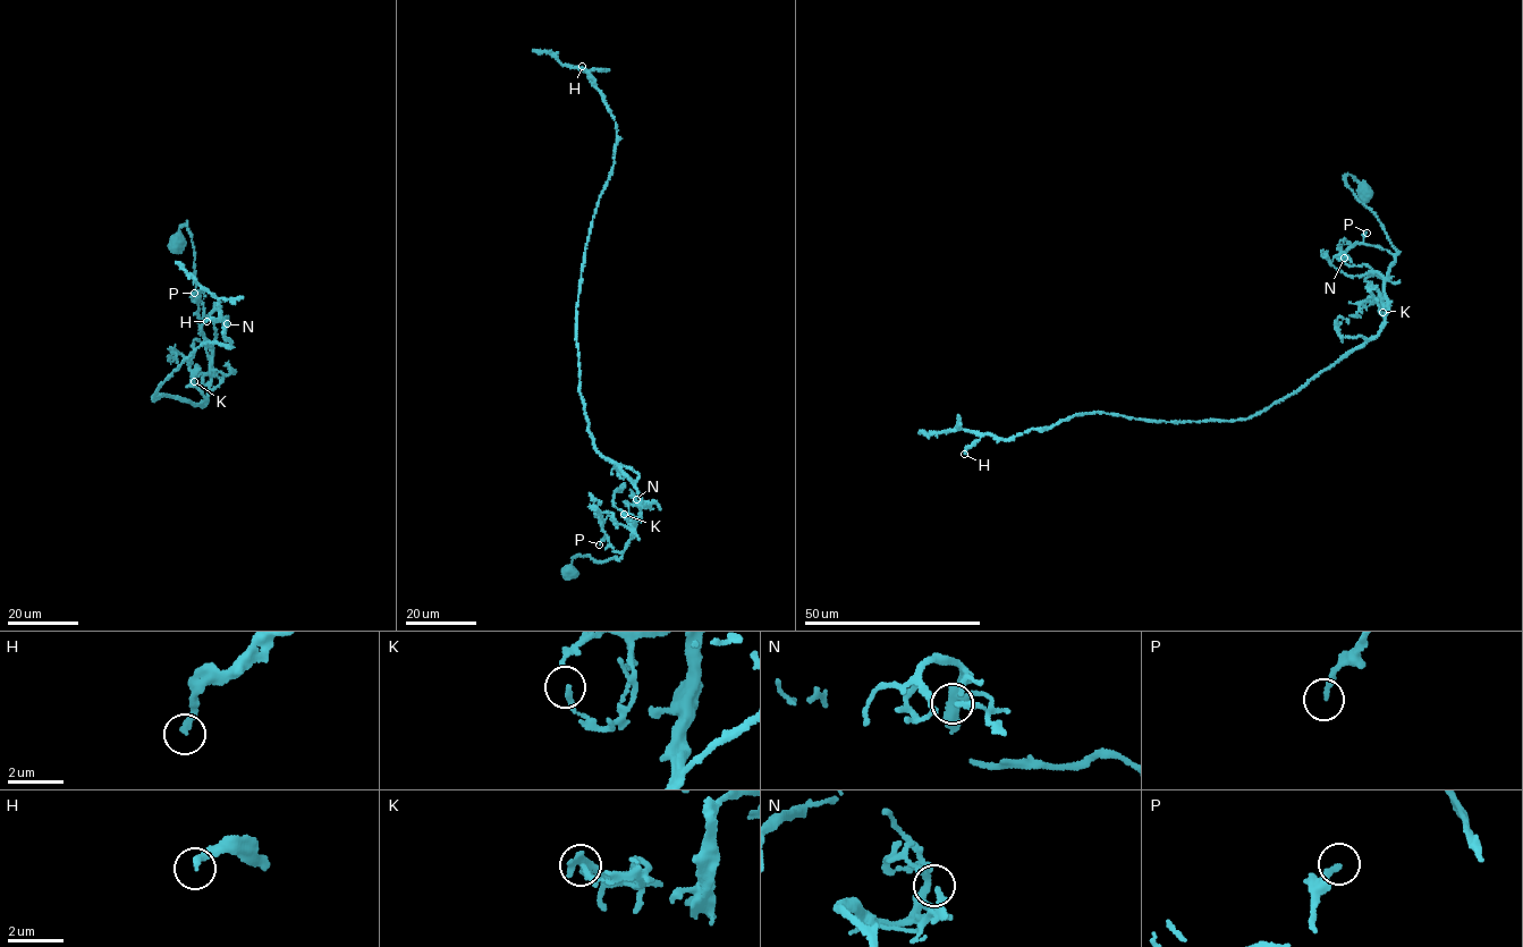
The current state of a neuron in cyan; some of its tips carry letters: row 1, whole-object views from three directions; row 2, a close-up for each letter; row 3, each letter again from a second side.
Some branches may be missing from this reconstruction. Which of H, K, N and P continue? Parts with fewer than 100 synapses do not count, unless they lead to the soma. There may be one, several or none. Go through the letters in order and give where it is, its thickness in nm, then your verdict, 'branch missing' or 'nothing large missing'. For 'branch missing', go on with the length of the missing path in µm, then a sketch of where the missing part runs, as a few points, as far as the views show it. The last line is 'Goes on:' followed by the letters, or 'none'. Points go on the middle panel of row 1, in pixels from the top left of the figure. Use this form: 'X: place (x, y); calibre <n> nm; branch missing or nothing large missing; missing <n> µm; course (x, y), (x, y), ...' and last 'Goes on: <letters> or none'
H: place (582, 66); calibre 220 nm; nothing large missing
K: place (624, 514); calibre 200 nm; nothing large missing
N: place (636, 499); calibre 190 nm; nothing large missing
P: place (599, 544); calibre 220 nm; nothing large missing
Goes on: none

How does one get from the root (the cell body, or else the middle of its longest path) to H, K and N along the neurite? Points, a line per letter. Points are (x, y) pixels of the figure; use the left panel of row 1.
H: (176, 243), (187, 223), (210, 391), (203, 405), (153, 399), (197, 346), (231, 343), (221, 319), (206, 321)
K: (176, 243), (187, 223), (203, 309), (200, 330), (212, 357), (202, 385), (194, 381)
N: (176, 243), (187, 223), (203, 309), (200, 330), (212, 356), (213, 324), (227, 323)

